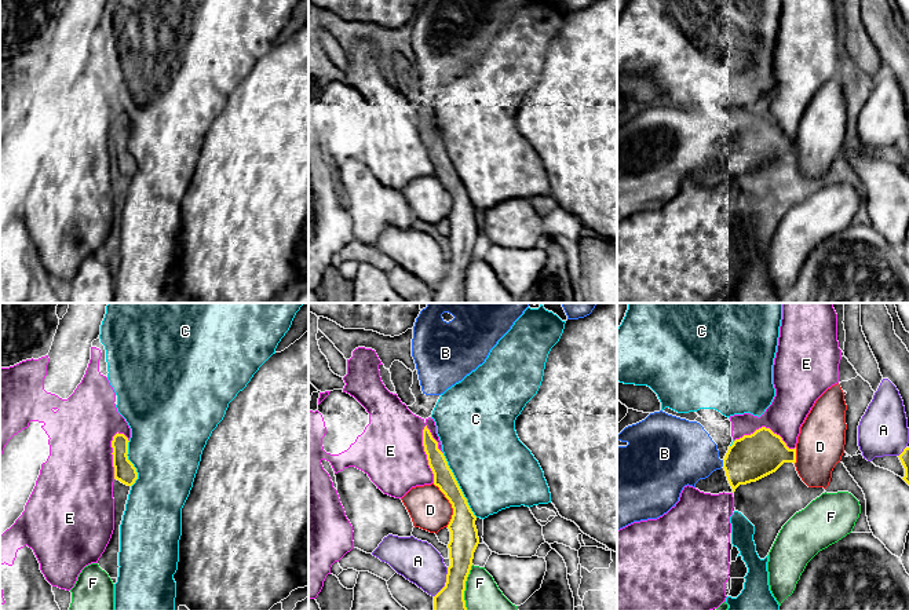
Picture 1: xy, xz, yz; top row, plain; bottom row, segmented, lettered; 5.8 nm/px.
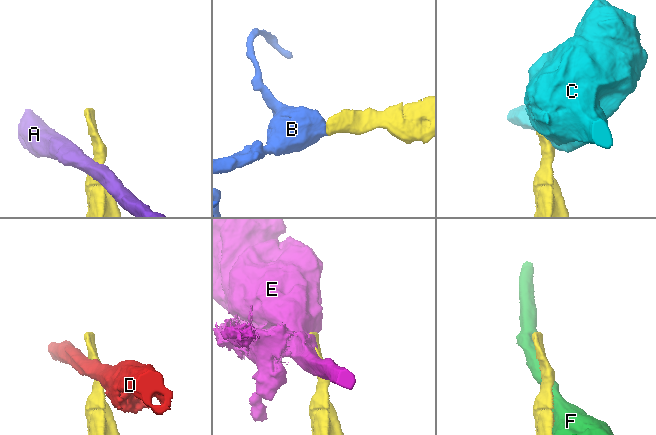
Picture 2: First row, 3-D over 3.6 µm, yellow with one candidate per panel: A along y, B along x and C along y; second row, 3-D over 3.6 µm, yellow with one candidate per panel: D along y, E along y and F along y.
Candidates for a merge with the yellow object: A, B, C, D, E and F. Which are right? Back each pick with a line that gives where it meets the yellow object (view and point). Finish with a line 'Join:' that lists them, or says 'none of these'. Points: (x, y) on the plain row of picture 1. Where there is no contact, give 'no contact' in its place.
B: contact yz (723, 154)
Join: B

